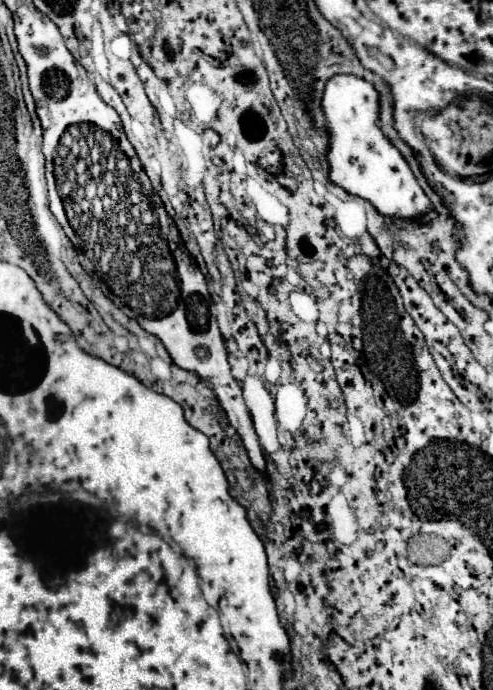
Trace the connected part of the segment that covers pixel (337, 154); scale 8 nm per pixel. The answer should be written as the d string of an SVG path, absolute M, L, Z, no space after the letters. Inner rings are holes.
M336 74L326 82L320 106L326 116L326 130L330 138L326 152L330 182L344 188L348 194L368 200L380 216L396 216L412 222L418 220L422 224L428 224L434 216L438 216L430 198L424 194L406 164L406 158L378 128L380 92L374 84L354 74Z

